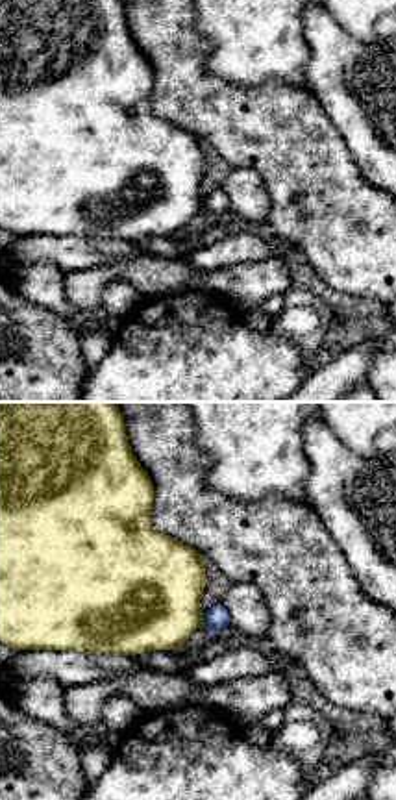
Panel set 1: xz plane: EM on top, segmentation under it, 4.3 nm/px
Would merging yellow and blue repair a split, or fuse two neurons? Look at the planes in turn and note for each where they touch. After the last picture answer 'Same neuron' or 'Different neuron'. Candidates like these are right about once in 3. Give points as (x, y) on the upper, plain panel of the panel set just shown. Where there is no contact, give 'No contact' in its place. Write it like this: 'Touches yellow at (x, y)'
Touches yellow at (202, 204)

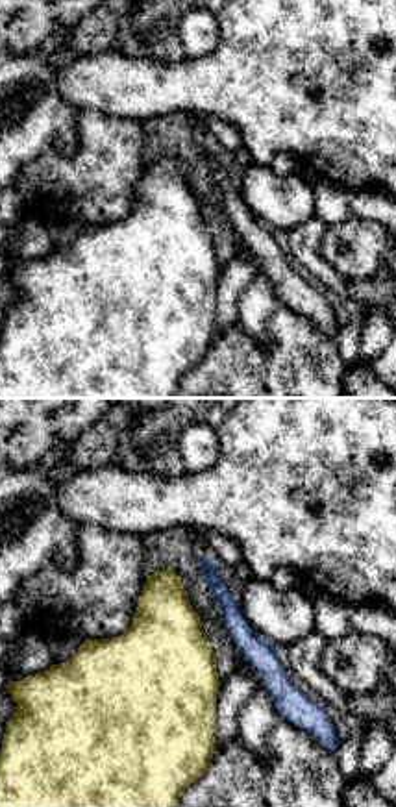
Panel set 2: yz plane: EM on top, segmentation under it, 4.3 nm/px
No contact

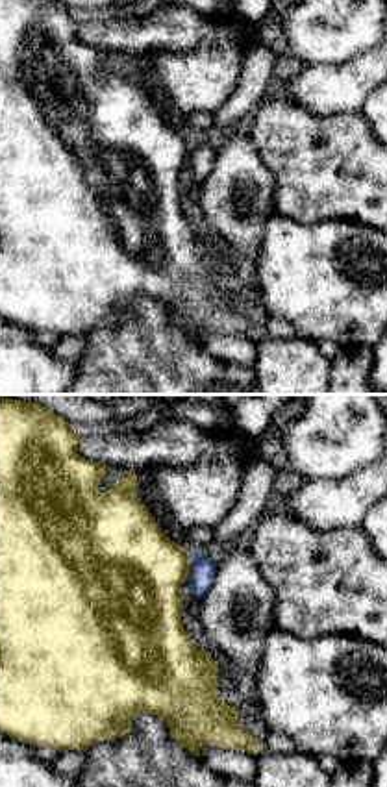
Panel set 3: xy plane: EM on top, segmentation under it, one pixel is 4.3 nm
Touches yellow at (189, 150)

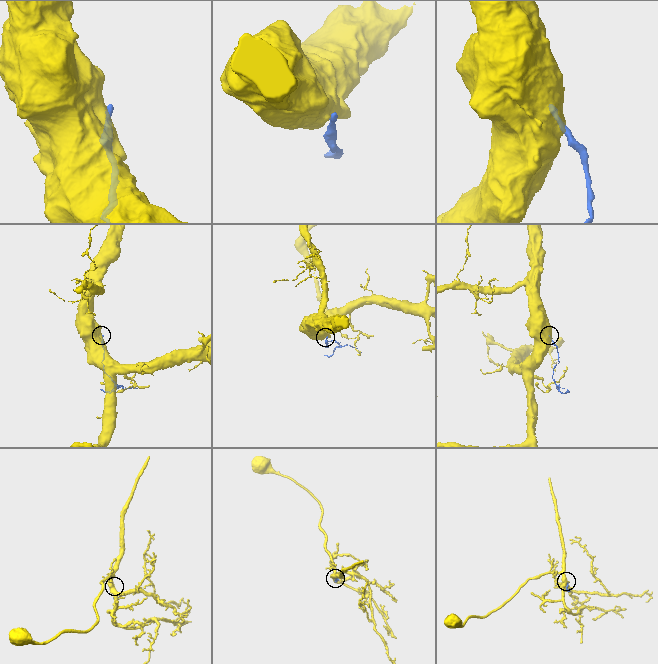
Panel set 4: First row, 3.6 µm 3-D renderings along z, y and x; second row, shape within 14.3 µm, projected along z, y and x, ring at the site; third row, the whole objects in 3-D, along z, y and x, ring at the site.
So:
Different neuron

